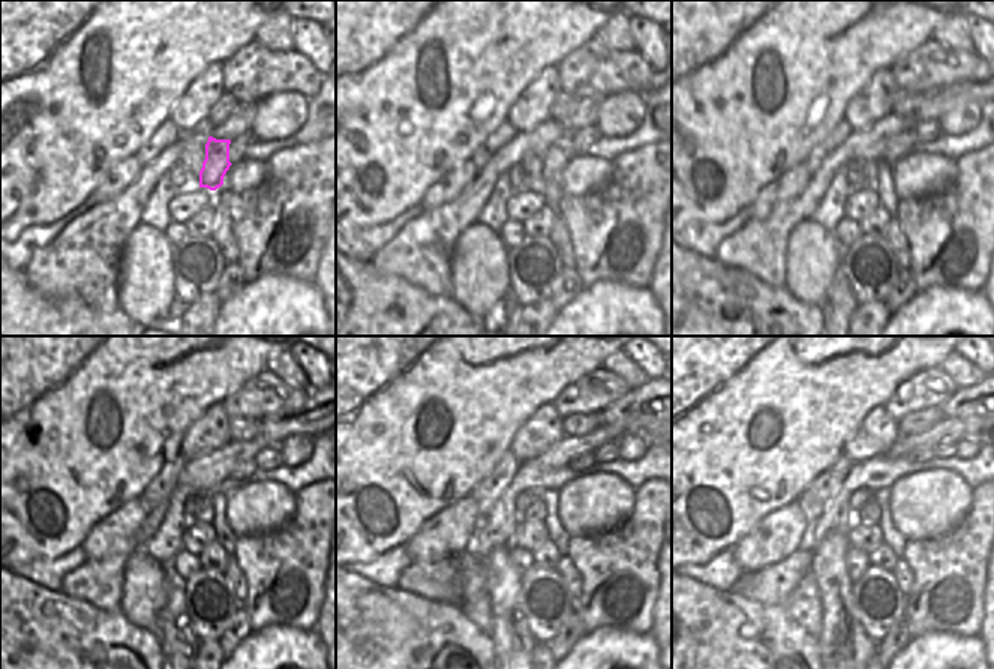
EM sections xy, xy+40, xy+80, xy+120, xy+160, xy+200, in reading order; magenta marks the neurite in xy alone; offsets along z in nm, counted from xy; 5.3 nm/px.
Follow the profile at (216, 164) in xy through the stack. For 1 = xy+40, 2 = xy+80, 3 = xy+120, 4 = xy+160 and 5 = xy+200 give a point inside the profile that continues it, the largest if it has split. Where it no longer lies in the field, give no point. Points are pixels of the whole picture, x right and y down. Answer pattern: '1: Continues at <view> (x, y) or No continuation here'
1: Continues at xy+40 (558, 153)
2: Continues at xy+80 (904, 143)
3: Continues at xy+120 (243, 471)
4: Continues at xy+160 (580, 464)
5: Continues at xy+200 (918, 455).

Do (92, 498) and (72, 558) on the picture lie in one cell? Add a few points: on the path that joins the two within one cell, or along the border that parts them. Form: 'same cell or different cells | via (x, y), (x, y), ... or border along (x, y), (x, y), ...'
different cells | border along (78, 546), (53, 558), (42, 560)

